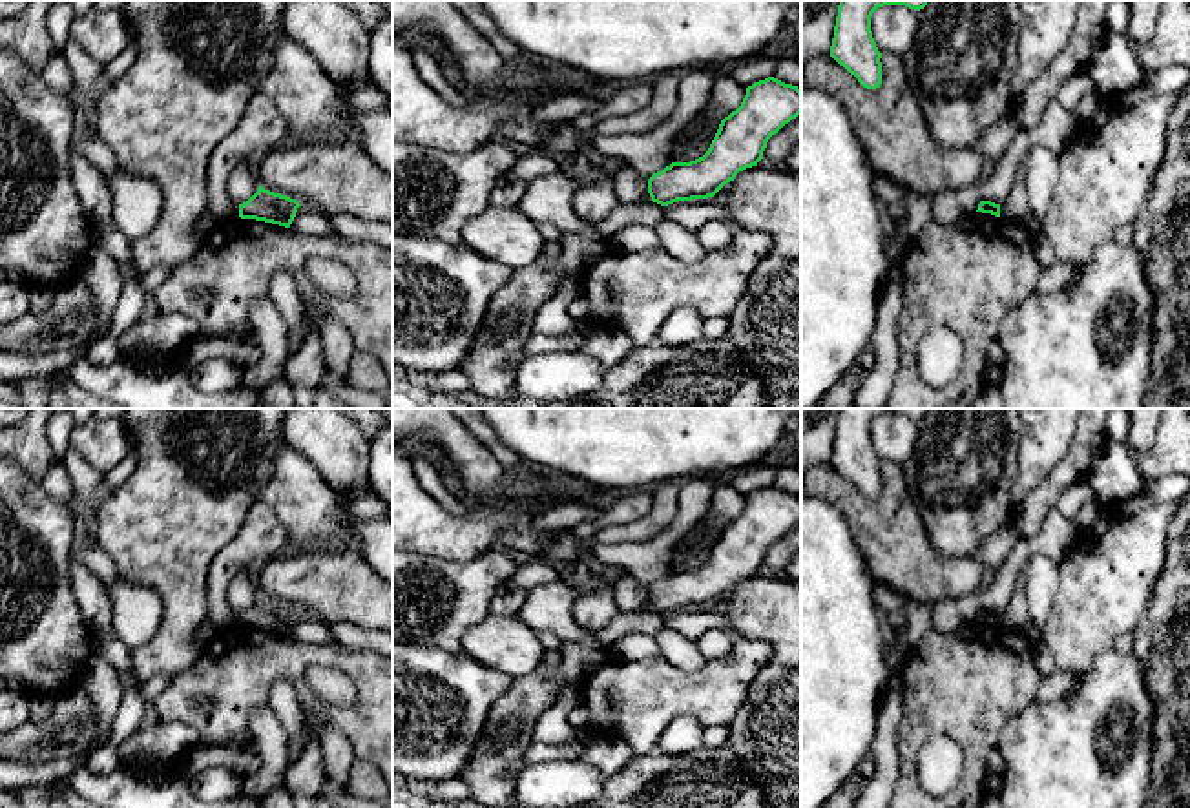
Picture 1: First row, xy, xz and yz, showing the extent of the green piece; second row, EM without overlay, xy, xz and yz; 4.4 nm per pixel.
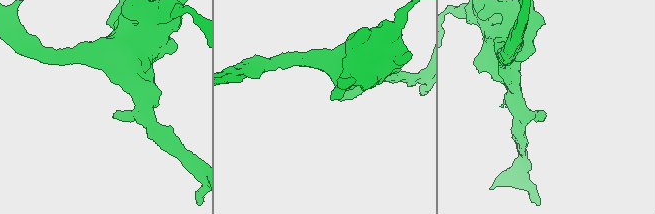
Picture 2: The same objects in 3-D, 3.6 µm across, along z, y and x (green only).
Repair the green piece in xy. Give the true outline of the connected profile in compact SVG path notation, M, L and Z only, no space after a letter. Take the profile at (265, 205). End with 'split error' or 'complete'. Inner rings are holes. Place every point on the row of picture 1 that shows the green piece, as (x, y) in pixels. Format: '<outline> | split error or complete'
M259 186L259 190L246 202L239 204L239 217L290 228L299 206L301 204L296 199Z | complete

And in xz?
M774 77L746 88L741 106L725 117L708 151L690 162L672 162L648 179L661 206L714 197L746 168L757 166L772 135L801 113L801 91Z | complete

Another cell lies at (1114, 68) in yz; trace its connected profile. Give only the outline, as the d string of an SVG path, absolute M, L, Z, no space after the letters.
M1106 31L1097 42L1088 69L1101 97L1135 88L1143 67L1126 35Z

